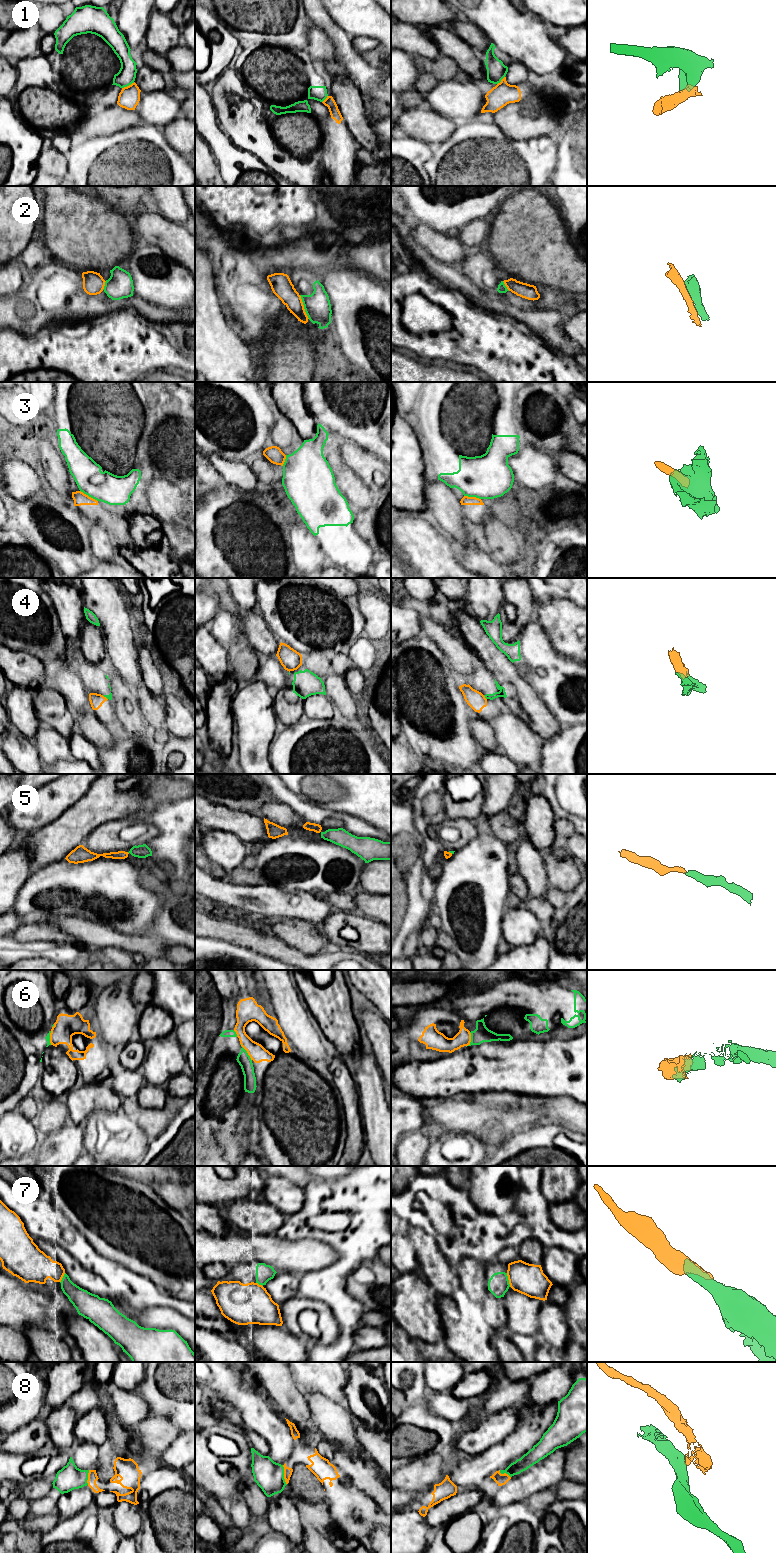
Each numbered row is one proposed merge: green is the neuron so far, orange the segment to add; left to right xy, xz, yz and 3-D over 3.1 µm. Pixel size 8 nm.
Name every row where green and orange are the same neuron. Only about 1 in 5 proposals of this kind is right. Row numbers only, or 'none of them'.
5

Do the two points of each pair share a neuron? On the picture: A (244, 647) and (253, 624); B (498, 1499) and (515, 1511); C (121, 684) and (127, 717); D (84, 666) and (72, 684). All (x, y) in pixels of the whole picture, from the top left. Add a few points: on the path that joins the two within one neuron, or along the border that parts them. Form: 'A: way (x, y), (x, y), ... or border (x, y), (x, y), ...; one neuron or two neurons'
A: border (239, 618), (243, 634), (257, 651); two neurons
B: border (525, 1500), (506, 1504), (488, 1504), (484, 1502); two neurons
C: way (121, 692), (121, 709); one neuron
D: border (78, 675), (88, 693); two neurons

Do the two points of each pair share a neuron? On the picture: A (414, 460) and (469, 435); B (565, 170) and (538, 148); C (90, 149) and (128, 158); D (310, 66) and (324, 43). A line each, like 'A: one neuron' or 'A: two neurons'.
A: two neurons
B: two neurons
C: one neuron
D: two neurons

